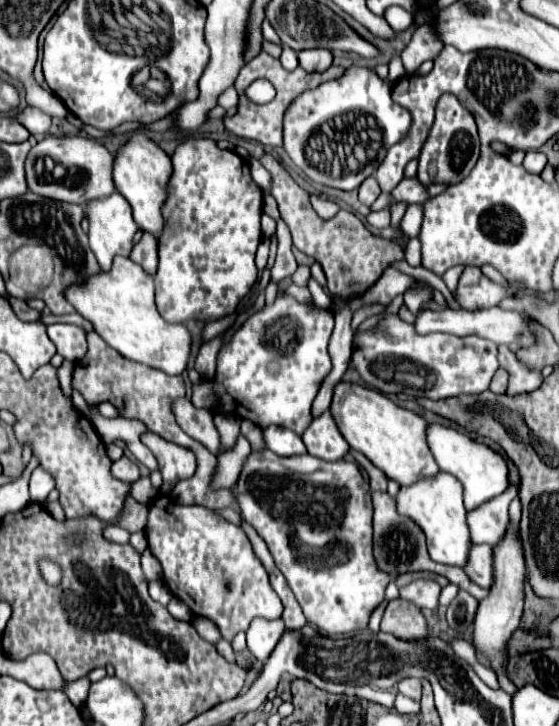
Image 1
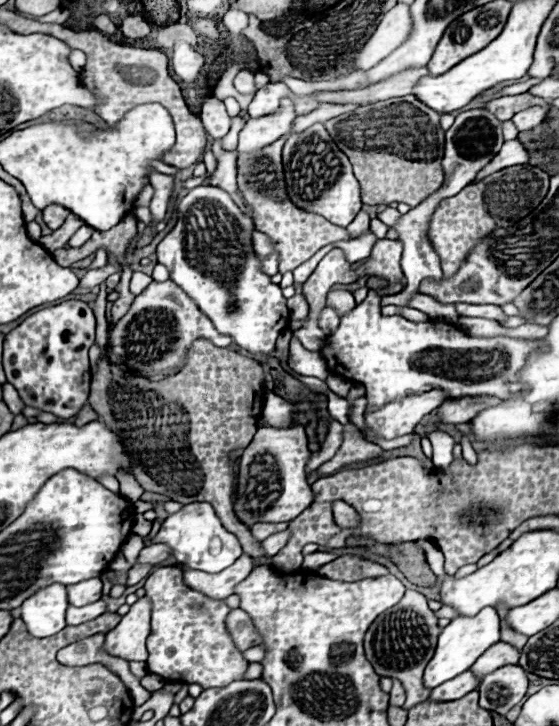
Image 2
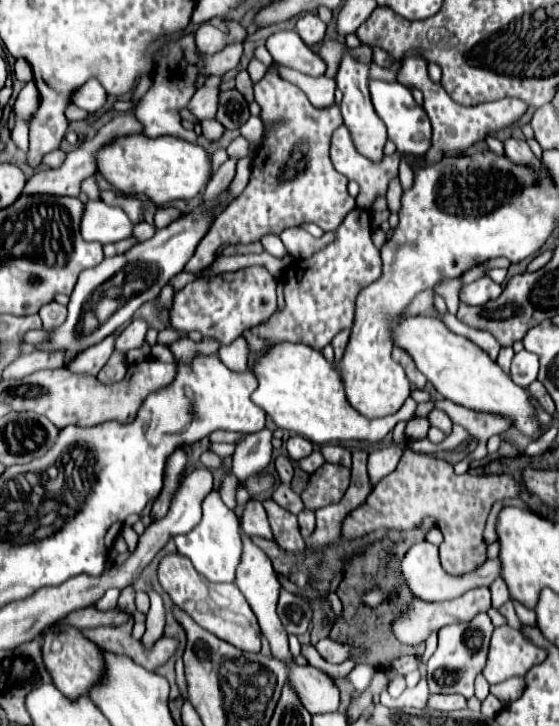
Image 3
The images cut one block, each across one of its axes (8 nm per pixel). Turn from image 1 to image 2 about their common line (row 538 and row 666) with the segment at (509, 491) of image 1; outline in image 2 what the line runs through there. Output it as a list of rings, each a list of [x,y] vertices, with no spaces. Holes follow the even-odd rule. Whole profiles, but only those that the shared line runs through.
[[[498,642],[494,646],[490,646],[490,650],[486,650],[486,654],[482,654],[474,666],[470,668],[478,678],[484,678],[486,674],[494,672],[500,666],[506,664],[518,664],[520,658],[520,650],[508,642]]]

